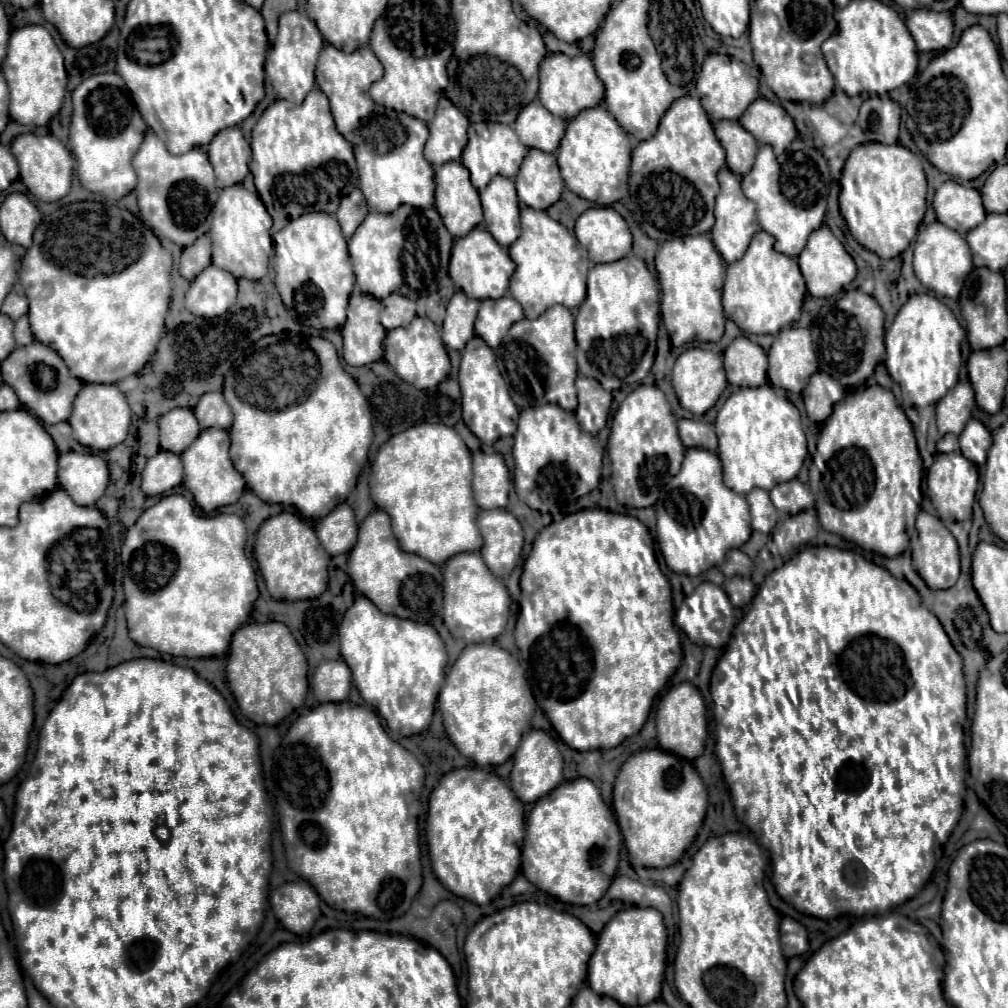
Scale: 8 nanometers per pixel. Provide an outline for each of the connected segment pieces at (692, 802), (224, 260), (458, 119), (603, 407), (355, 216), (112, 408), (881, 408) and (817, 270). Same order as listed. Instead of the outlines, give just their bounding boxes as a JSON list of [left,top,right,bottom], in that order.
[[614,749,708,867],[204,174,272,279],[424,97,468,165],[576,377,612,435],[336,189,368,239],[68,383,132,451],[810,385,924,557],[798,225,856,297]]

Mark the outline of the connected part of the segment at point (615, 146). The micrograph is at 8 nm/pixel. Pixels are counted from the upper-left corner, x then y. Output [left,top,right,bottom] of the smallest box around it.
[558,105,630,205]

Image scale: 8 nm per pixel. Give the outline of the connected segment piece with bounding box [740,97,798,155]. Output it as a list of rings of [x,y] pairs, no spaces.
[[[762,97],[744,111],[740,123],[756,137],[758,143],[772,145],[776,155],[782,155],[798,137],[794,119],[784,111],[784,107]]]

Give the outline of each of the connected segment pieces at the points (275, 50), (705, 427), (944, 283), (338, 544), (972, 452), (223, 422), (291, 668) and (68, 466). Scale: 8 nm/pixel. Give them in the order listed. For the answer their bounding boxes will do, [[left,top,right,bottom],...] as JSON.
[[266,11,322,105],[678,419,718,451],[914,221,972,299],[316,503,358,555],[960,419,992,467],[194,391,232,429],[228,623,308,725],[58,453,110,507]]

